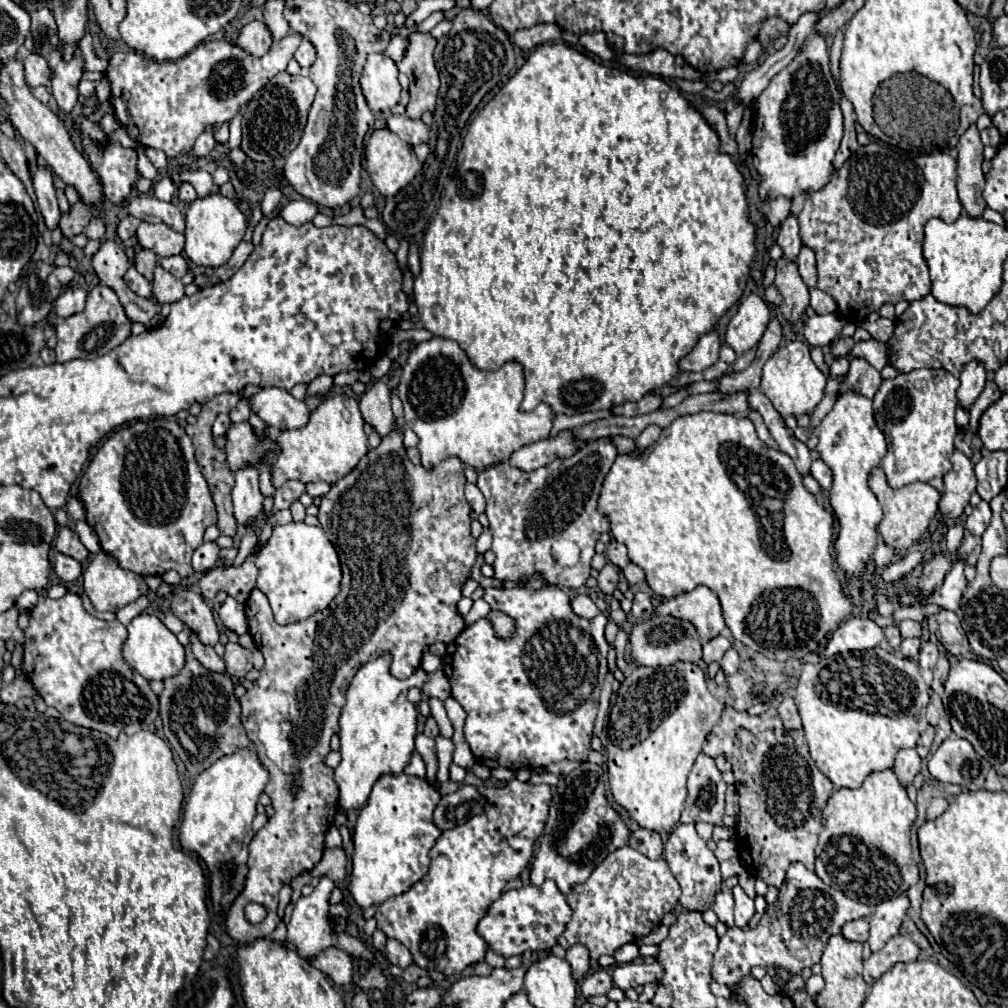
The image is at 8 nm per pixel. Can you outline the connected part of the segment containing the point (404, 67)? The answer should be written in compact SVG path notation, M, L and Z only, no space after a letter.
M412 33L404 59L396 63L398 69L410 77L410 103L406 107L410 119L420 119L424 111L434 111L440 89L440 77L432 59L434 47L436 39L432 39L430 33Z

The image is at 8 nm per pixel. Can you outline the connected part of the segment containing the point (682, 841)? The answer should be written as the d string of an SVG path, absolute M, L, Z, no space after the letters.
M676 825L674 831L670 833L666 847L664 847L664 861L668 863L674 879L680 883L682 895L680 895L680 905L684 911L706 911L714 897L722 889L722 877L720 877L720 867L718 859L714 853L706 847L706 841L698 835L694 825Z

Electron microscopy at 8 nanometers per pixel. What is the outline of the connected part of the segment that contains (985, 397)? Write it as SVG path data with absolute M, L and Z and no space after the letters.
M988 379L988 383L986 383L986 387L984 387L984 391L980 393L980 397L974 401L974 405L970 407L970 423L968 423L968 431L972 431L972 433L976 433L976 429L978 429L978 423L980 423L980 417L982 417L982 413L992 405L992 403L996 403L998 399L1000 399L1000 391L998 391L998 387L996 387L996 383L992 381L992 379Z

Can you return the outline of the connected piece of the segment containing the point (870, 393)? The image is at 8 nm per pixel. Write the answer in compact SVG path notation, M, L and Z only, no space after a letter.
M852 359L850 361L850 371L840 387L840 395L848 389L856 389L866 397L874 397L876 389L882 385L882 375L876 371L872 365L868 365L864 359Z

